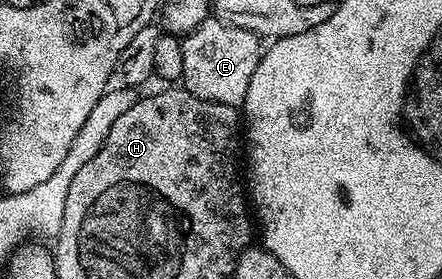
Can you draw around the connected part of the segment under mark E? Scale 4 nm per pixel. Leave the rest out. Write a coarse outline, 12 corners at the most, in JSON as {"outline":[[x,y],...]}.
{"outline":[[206,18],[182,39],[183,87],[240,109],[262,37]]}

